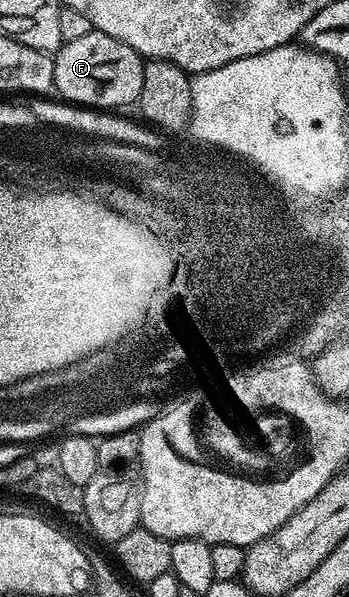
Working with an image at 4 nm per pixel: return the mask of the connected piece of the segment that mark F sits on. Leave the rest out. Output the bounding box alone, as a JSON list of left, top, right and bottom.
[53,29,144,108]

